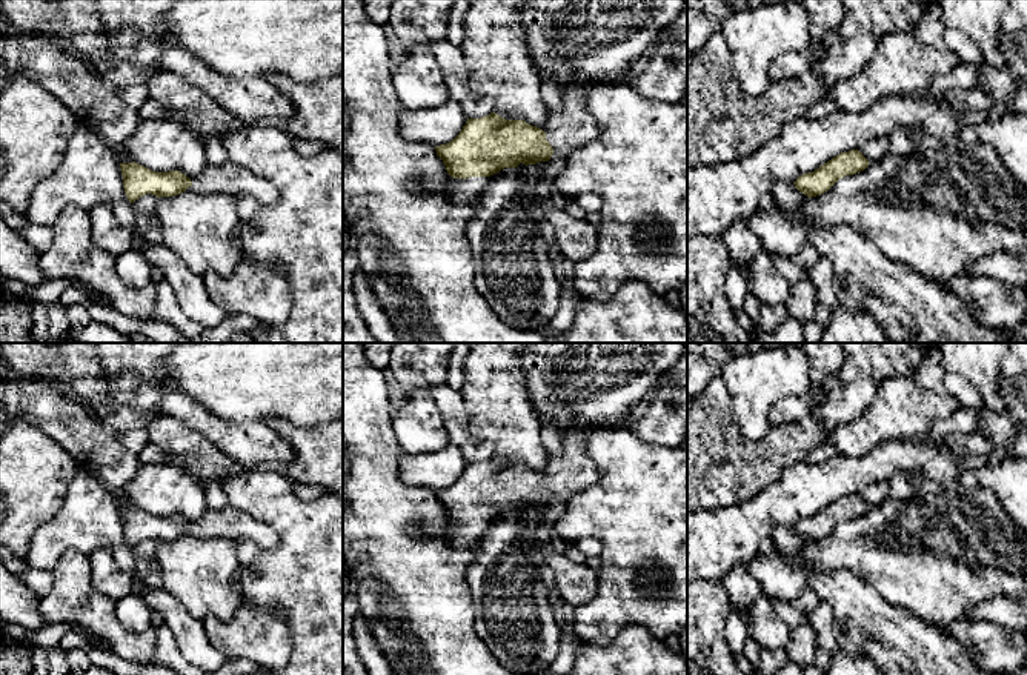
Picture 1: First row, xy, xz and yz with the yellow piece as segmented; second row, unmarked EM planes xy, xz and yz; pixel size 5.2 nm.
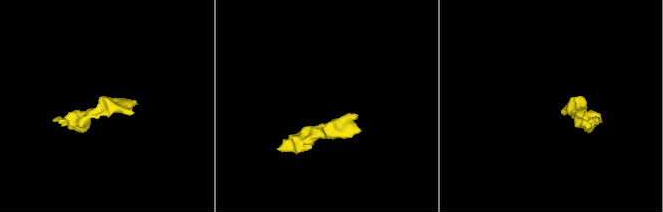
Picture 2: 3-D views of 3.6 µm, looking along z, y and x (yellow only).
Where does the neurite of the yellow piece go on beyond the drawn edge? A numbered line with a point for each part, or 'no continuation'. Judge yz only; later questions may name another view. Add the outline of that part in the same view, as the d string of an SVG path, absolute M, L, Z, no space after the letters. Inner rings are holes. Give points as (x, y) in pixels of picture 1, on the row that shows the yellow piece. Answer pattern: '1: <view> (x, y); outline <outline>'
no continuation

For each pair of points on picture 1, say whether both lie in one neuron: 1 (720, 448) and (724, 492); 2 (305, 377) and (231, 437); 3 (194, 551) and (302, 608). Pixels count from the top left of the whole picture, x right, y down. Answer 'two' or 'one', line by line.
1: one
2: two
3: two

